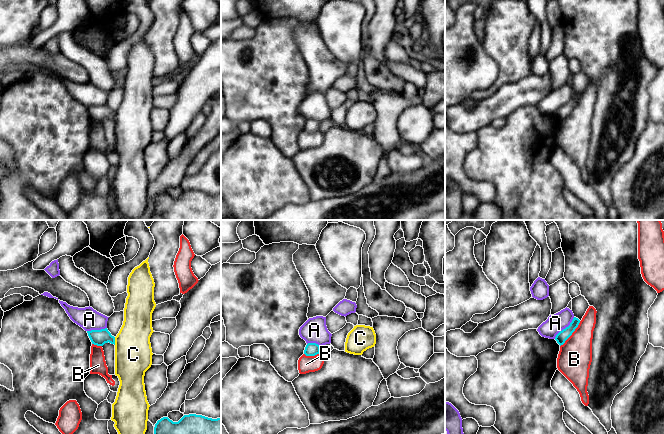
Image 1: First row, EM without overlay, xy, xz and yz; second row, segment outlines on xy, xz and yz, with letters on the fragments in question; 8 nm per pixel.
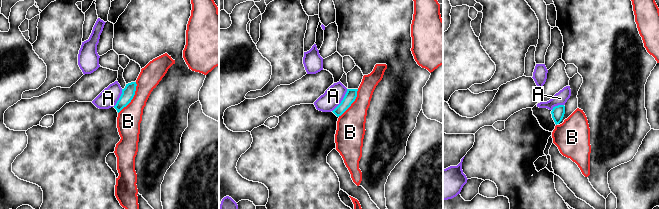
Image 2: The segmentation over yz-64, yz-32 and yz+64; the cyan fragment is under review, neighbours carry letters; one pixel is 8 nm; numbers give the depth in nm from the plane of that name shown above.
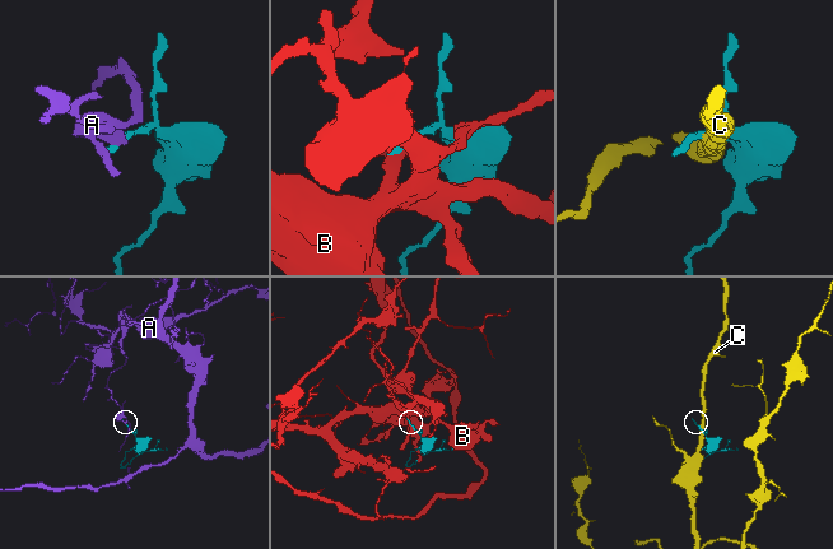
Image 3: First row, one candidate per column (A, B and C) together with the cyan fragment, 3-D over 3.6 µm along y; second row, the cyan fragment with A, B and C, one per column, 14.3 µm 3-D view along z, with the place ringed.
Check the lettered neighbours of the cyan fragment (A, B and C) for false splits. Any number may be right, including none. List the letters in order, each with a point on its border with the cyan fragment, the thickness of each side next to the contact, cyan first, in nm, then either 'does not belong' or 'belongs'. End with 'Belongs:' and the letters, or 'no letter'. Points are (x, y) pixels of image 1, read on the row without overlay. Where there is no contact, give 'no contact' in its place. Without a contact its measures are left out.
A: yz (565, 104) | 90/150 nm | does not belong
B: yz (571, 110) | 90/280 nm | does not belong
C: xy (114, 117) | 130/300 nm | does not belong
Belongs: no letter

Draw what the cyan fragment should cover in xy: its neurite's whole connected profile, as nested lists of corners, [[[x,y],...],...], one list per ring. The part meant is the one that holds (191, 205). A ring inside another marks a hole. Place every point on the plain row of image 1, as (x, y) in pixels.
[[[189,190],[184,191],[178,198],[163,193],[155,200],[154,214],[161,215],[164,220],[221,220],[221,193],[212,195]]]

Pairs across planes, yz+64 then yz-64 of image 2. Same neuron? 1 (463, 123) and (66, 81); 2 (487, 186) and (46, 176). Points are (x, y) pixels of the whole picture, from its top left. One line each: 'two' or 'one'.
1: two
2: two

